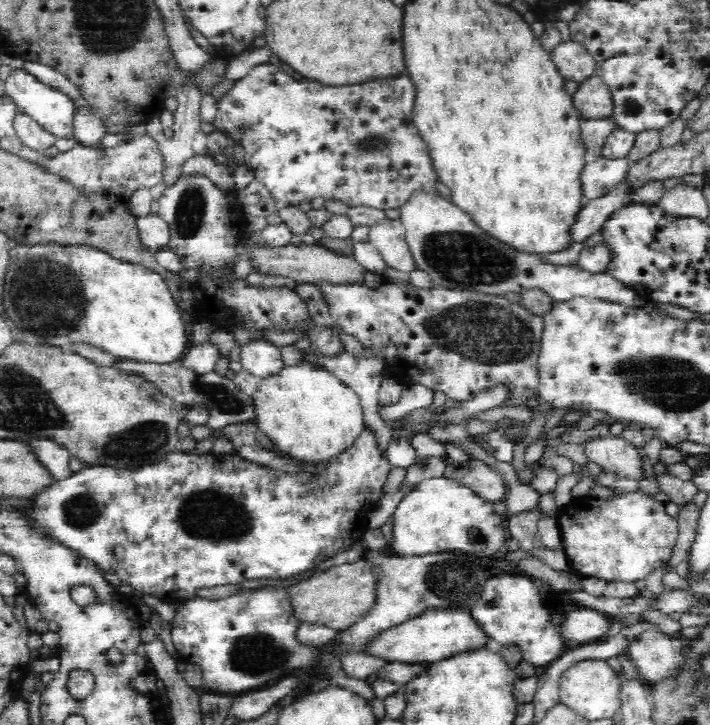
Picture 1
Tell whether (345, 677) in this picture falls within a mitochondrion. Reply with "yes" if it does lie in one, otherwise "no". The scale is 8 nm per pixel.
no

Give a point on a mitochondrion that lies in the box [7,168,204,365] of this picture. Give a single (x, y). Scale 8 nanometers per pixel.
(61, 310)

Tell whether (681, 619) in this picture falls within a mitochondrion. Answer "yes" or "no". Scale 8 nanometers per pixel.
no

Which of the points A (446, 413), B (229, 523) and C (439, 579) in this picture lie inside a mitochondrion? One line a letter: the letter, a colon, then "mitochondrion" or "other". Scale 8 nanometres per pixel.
A: other
B: mitochondrion
C: mitochondrion

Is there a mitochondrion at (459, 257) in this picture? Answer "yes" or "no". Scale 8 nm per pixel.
yes

